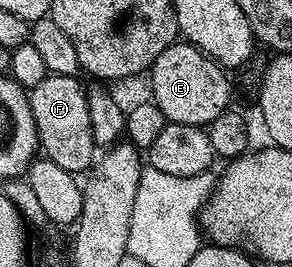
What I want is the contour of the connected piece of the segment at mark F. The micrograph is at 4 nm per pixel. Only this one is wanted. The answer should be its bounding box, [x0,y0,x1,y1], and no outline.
[27,73,98,176]

